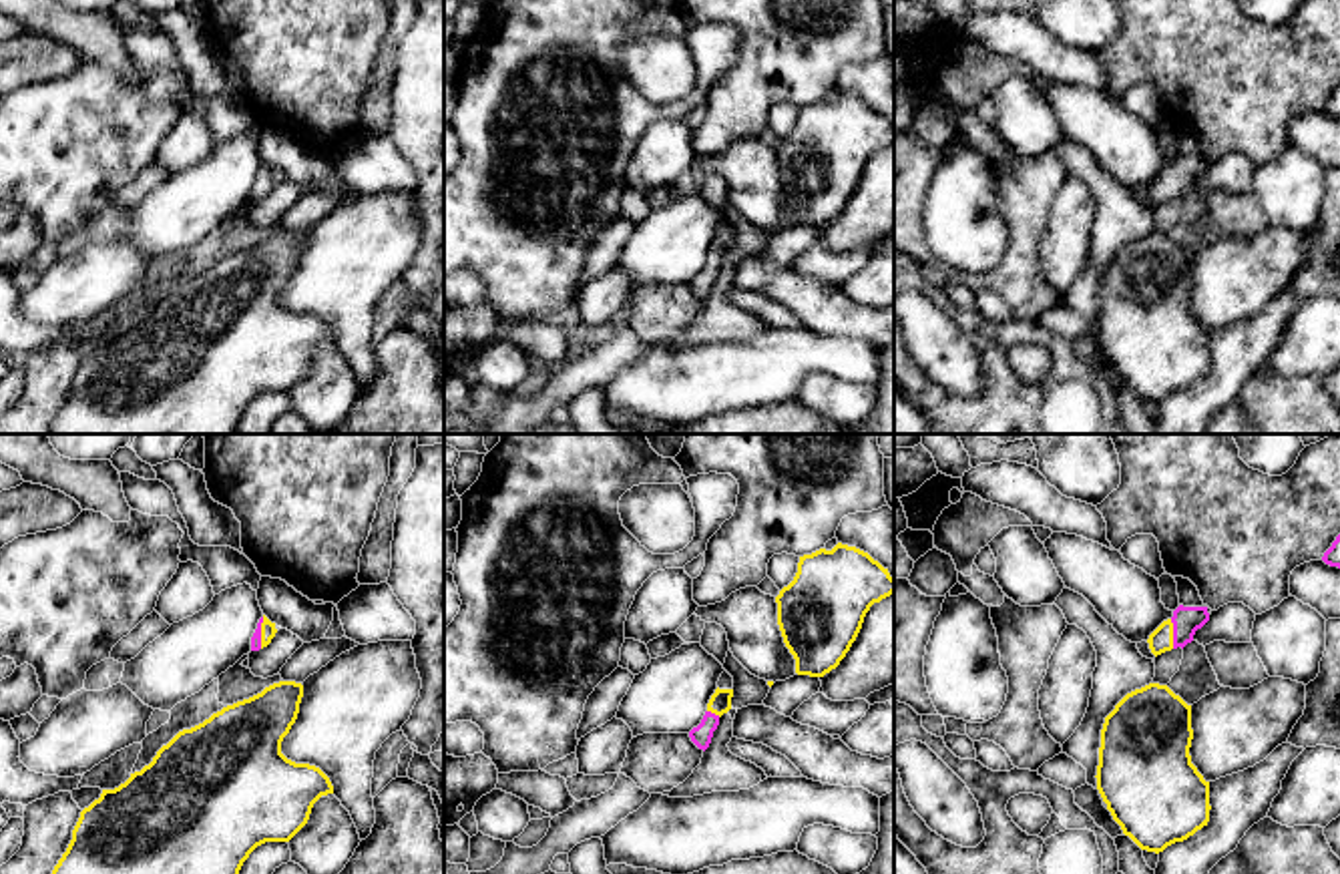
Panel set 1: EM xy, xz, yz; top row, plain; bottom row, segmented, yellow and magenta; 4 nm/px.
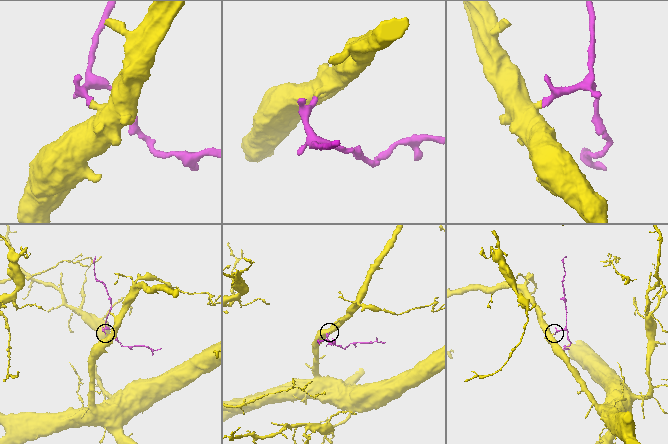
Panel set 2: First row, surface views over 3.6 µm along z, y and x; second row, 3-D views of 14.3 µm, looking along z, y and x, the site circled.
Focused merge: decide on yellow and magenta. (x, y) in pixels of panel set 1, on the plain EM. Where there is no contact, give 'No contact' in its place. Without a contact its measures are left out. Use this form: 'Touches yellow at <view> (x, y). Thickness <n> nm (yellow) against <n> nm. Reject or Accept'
Touches yellow at yz (1172, 183). Thickness 100 nm (yellow) against 110 nm. Accept

